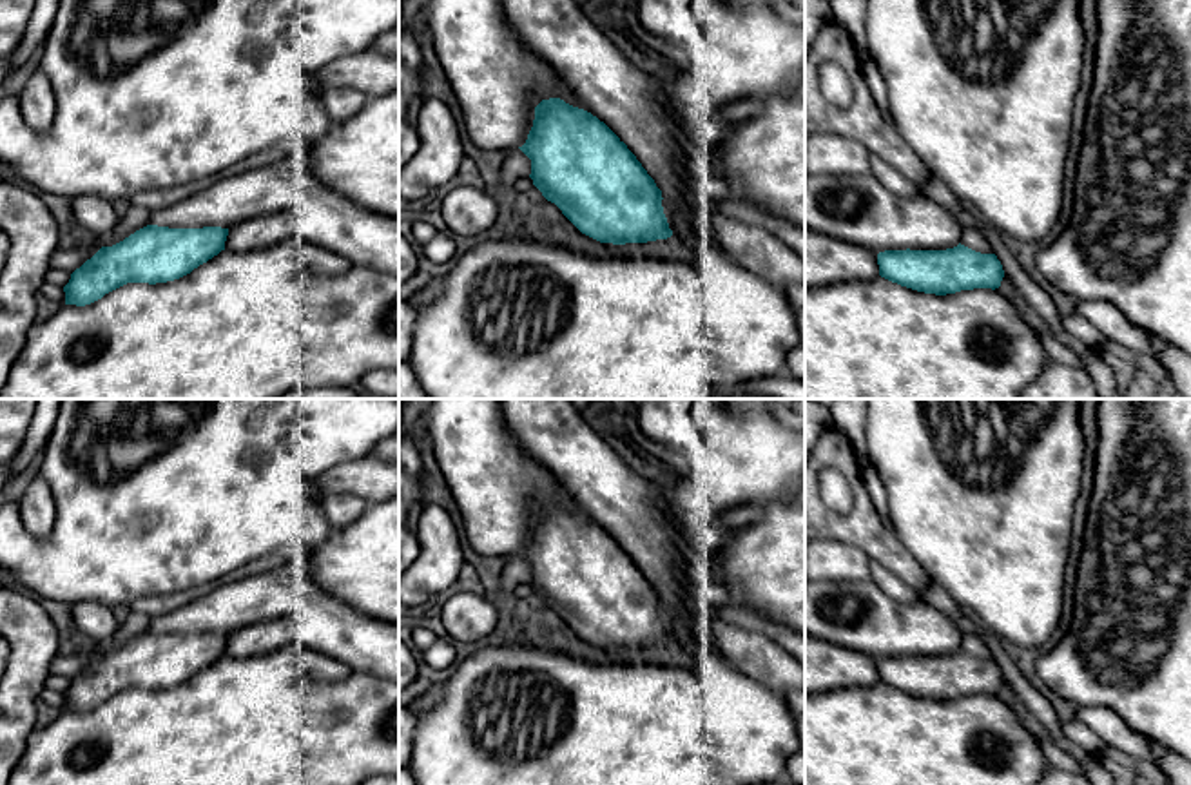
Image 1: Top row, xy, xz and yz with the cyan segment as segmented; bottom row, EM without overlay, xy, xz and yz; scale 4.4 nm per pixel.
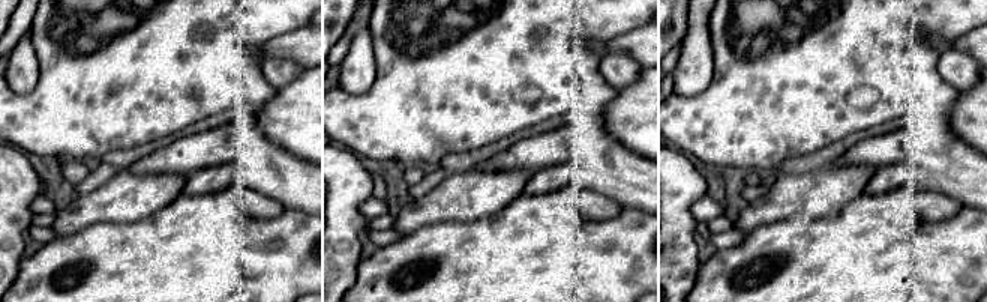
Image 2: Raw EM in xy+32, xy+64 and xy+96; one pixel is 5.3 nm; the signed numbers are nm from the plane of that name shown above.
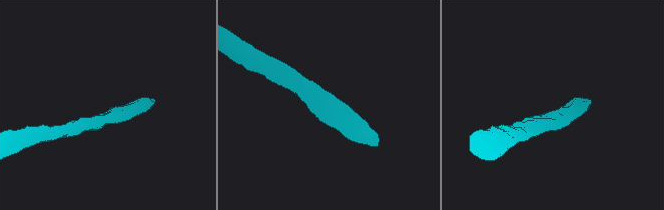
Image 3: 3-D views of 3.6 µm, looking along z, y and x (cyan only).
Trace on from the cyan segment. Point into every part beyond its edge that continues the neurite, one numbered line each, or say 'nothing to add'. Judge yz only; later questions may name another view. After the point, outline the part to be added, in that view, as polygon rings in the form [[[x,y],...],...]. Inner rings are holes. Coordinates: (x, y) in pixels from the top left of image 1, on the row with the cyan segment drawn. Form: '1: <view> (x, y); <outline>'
1: yz (970, 238); [[[963,228],[961,245],[964,245],[975,252],[981,252],[981,254],[995,254],[993,247],[986,239],[986,236],[975,228]]]

